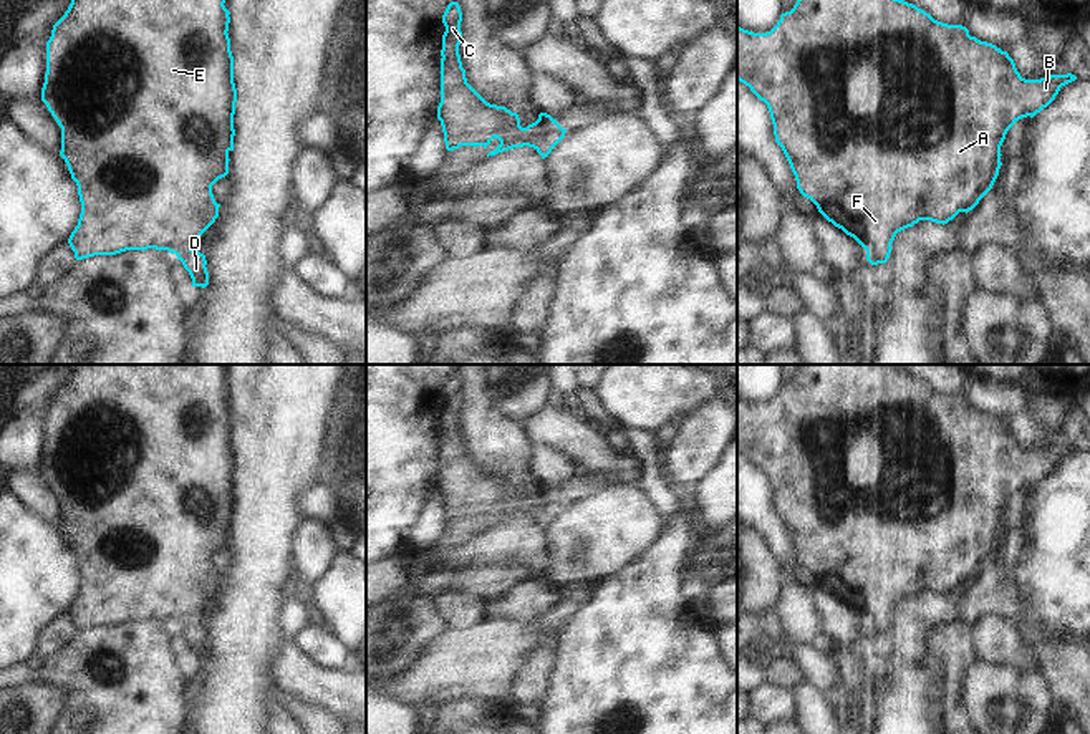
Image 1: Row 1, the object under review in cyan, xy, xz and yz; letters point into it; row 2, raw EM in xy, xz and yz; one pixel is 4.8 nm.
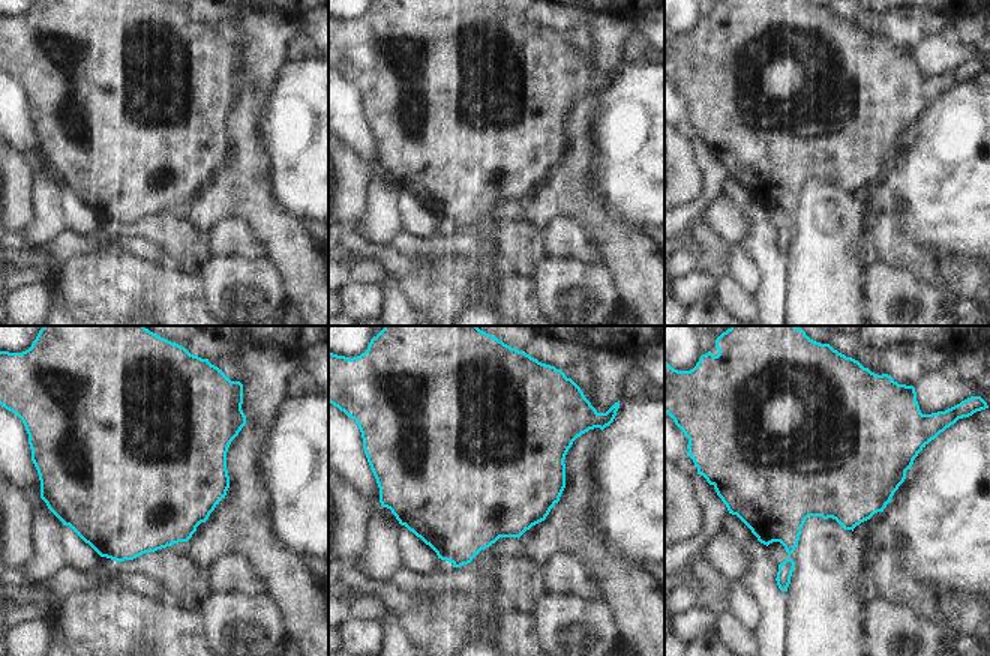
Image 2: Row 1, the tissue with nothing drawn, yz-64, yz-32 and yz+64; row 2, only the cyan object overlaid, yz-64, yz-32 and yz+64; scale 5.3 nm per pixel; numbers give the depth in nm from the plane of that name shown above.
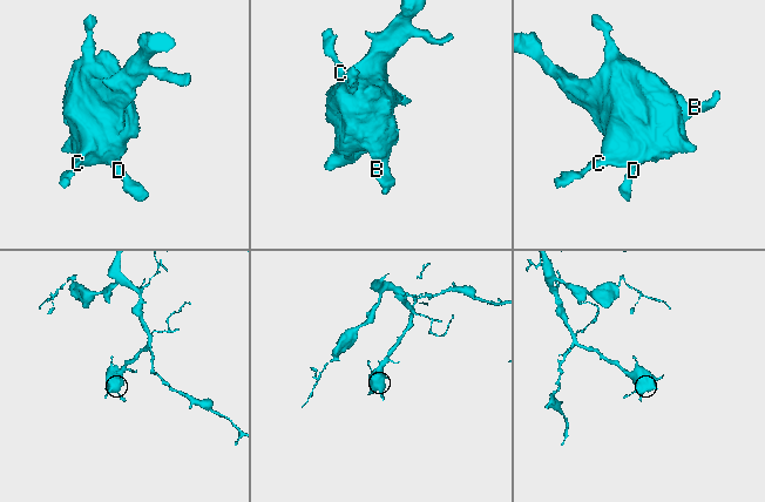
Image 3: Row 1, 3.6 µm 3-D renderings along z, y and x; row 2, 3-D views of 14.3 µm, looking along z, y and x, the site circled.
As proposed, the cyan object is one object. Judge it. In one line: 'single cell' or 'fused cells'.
single cell

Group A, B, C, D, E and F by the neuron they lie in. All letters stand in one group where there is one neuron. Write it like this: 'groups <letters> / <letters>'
groups A B C D E F

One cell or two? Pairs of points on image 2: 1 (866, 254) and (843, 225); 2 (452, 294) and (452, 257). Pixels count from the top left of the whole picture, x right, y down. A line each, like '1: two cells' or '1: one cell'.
1: two cells
2: one cell

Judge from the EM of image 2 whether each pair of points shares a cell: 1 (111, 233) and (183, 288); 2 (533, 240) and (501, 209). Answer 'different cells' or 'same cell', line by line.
1: same cell
2: different cells

